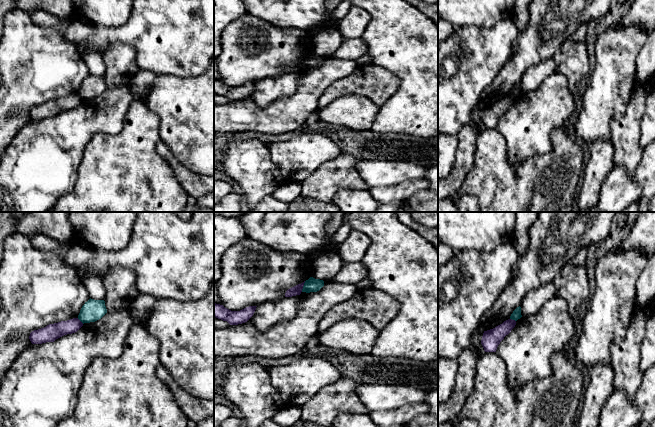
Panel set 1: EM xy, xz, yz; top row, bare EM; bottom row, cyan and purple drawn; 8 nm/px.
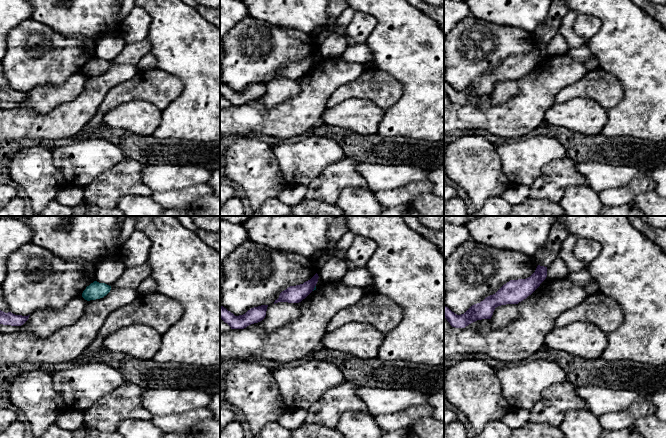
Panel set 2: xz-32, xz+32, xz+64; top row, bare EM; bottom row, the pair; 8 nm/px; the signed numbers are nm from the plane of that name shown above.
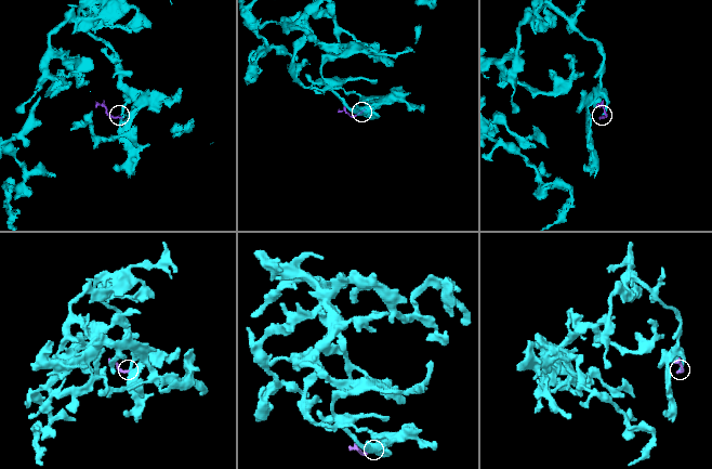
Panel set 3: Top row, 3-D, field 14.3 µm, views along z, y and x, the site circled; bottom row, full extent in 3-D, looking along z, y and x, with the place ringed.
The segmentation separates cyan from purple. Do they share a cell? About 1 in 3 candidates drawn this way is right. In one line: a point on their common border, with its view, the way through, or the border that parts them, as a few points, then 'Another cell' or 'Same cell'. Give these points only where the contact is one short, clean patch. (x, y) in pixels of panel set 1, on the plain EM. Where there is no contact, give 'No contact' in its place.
Touches cyan at xz (303, 62). Boundary: xz (305, 57), (301, 67). Another cell

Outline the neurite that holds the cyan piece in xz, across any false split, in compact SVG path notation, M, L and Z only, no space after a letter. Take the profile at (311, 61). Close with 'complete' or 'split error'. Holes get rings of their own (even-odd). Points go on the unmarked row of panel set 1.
M310 53L305 57L302 68L317 68L324 62L324 57Z | complete

